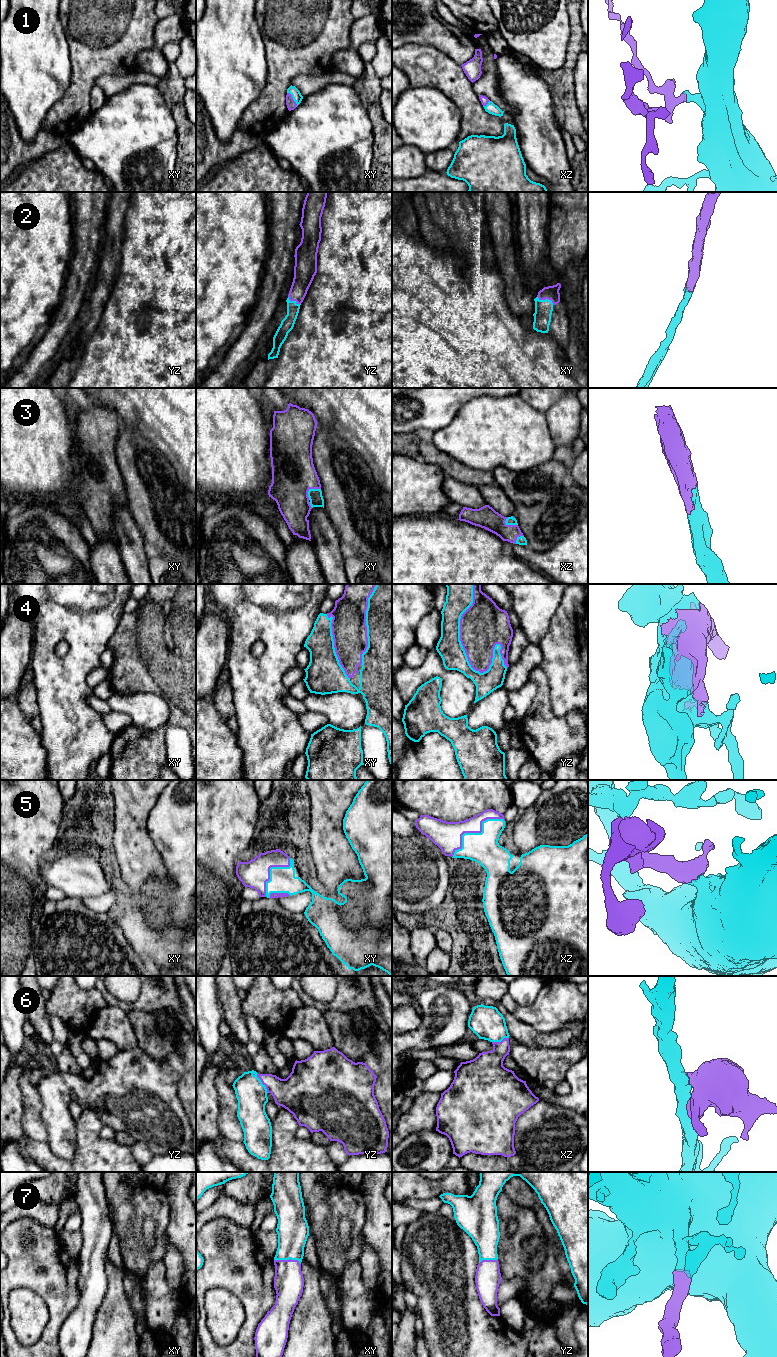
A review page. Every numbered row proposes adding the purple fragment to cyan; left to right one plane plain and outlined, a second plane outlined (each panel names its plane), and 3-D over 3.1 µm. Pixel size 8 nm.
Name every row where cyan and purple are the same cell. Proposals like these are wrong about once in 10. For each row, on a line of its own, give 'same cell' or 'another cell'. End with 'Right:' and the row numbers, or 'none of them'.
1: same cell
2: same cell
3: same cell
4: same cell
5: same cell
6: same cell
7: same cell
Right: 1, 2, 3, 4, 5, 6, 7

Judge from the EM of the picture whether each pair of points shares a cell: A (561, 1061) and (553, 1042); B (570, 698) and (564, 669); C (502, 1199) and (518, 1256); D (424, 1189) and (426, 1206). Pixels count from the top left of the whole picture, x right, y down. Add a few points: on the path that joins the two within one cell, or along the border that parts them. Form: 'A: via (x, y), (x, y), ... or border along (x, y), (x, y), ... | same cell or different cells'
A: border along (577, 1038), (569, 1045), (562, 1047), (533, 1047) | different cells
B: via (570, 691), (570, 676) | same cell
C: via (515, 1213), (522, 1220), (522, 1238), (519, 1242) | same cell
D: border along (438, 1195), (423, 1199), (405, 1199), (402, 1202) | different cells

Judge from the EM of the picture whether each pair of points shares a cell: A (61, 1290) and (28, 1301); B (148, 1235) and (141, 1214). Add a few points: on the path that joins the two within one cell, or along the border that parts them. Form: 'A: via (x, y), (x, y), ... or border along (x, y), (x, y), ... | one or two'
A: border along (19, 1287), (32, 1290), (43, 1300), (49, 1319) | two
B: border along (149, 1217), (142, 1223), (142, 1238), (146, 1244) | two

